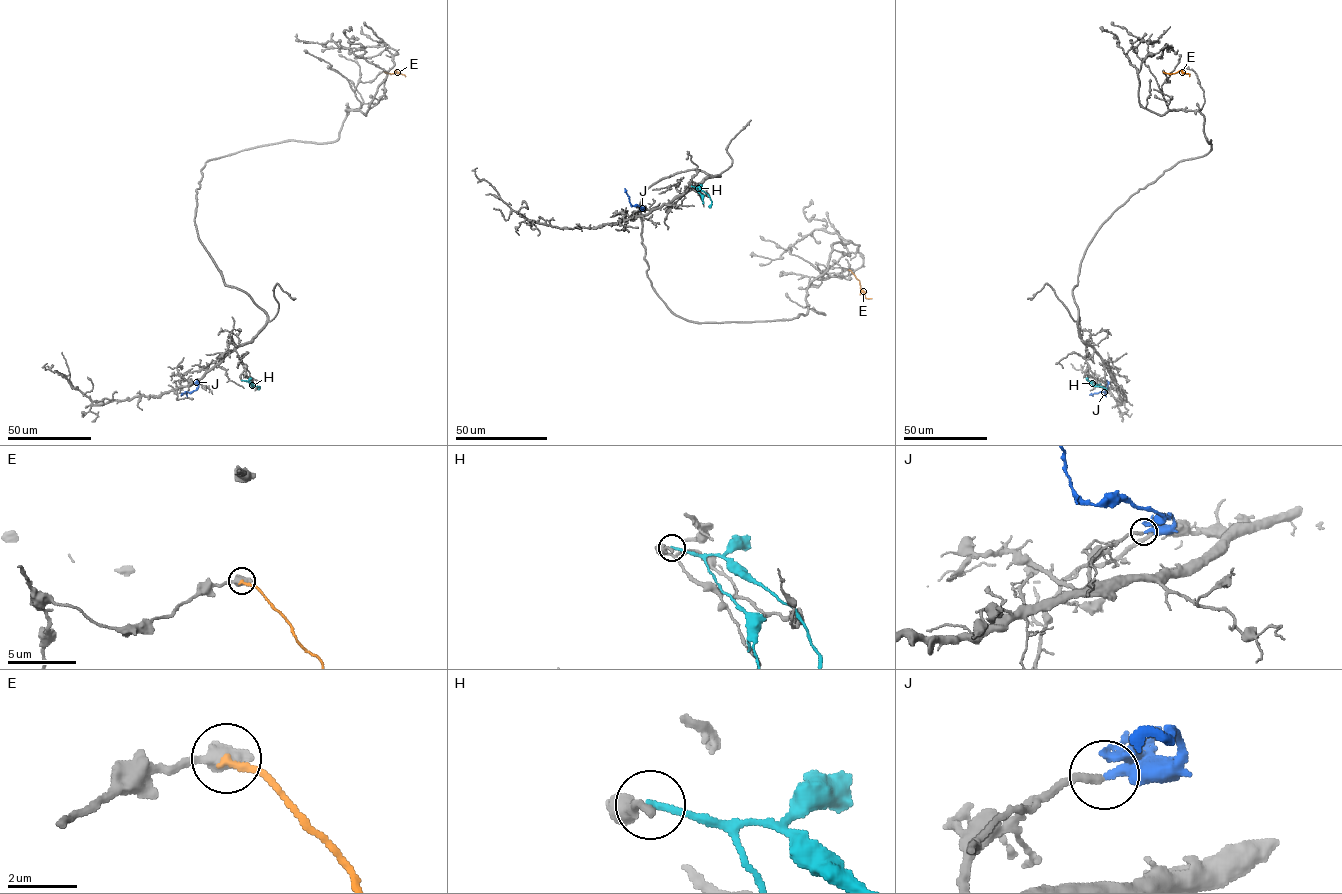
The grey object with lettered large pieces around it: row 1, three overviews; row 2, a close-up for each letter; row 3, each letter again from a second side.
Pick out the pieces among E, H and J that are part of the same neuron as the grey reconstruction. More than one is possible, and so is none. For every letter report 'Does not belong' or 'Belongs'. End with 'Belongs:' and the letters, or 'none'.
E: Does not belong
H: Does not belong
J: Belongs
Belongs: J

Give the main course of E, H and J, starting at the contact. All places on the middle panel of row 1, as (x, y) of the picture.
E: (848, 270), (859, 281), (864, 297), (871, 298)
H: (691, 186), (708, 195), (710, 208)
J: (640, 209), (644, 208), (630, 203), (624, 188)

